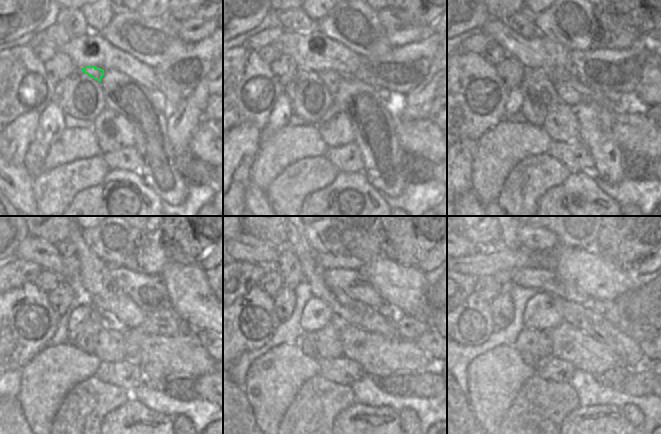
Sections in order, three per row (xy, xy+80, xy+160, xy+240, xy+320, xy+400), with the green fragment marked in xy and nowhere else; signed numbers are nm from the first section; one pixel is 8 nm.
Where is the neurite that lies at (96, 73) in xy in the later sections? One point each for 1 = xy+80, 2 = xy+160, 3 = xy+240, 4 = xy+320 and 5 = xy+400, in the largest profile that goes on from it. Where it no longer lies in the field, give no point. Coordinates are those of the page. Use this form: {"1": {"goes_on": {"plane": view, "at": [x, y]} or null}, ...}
{"1": {"goes_on": {"plane": "xy+80", "at": [331, 79]}}, "2": {"goes_on": {"plane": "xy+160", "at": [571, 92]}}, "3": {"goes_on": {"plane": "xy+240", "at": [177, 326]}}, "4": {"goes_on": {"plane": "xy+320", "at": [408, 328]}}, "5": {"goes_on": {"plane": "xy+400", "at": [638, 332]}}}

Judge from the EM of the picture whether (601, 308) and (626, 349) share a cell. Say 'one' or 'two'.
two

